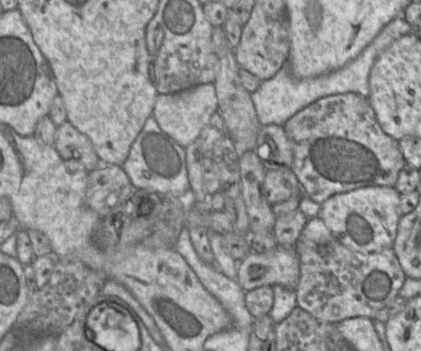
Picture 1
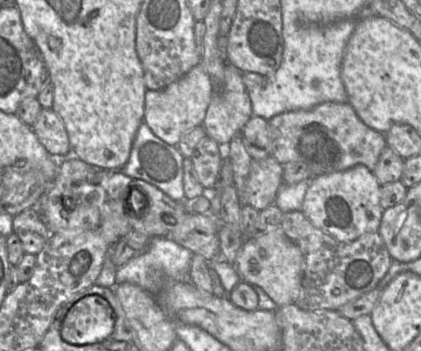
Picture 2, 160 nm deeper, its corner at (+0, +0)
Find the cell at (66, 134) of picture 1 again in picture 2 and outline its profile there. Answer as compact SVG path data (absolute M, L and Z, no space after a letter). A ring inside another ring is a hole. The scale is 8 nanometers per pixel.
M43 108L31 127L46 150L55 157L71 155L68 133L61 118L51 108Z

